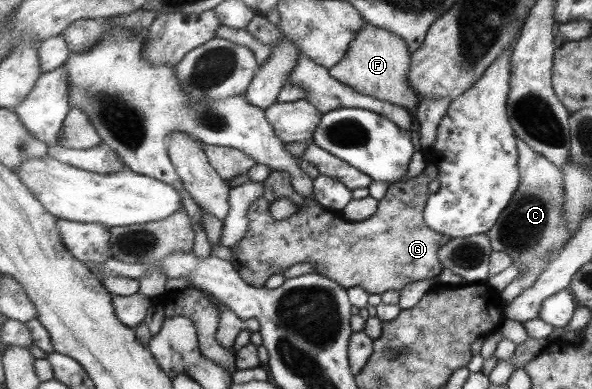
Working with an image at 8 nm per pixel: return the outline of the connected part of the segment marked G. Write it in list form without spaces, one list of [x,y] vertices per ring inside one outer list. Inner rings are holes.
[[[428,162],[416,177],[389,184],[382,199],[377,203],[376,211],[368,219],[352,222],[345,220],[337,211],[322,207],[311,195],[304,196],[296,192],[291,186],[291,176],[285,171],[272,170],[261,182],[261,196],[251,203],[245,213],[248,218],[248,229],[245,230],[244,237],[230,247],[230,263],[244,283],[254,288],[264,286],[271,275],[283,273],[287,267],[299,263],[312,264],[318,275],[327,276],[343,287],[360,287],[368,294],[377,295],[386,291],[400,292],[400,289],[414,281],[436,278],[444,268],[439,260],[439,249],[451,241],[447,235],[440,235],[440,232],[429,228],[423,220],[423,211],[438,173],[439,168]],[[280,198],[295,203],[297,210],[286,219],[274,221],[268,215],[268,205]]]

